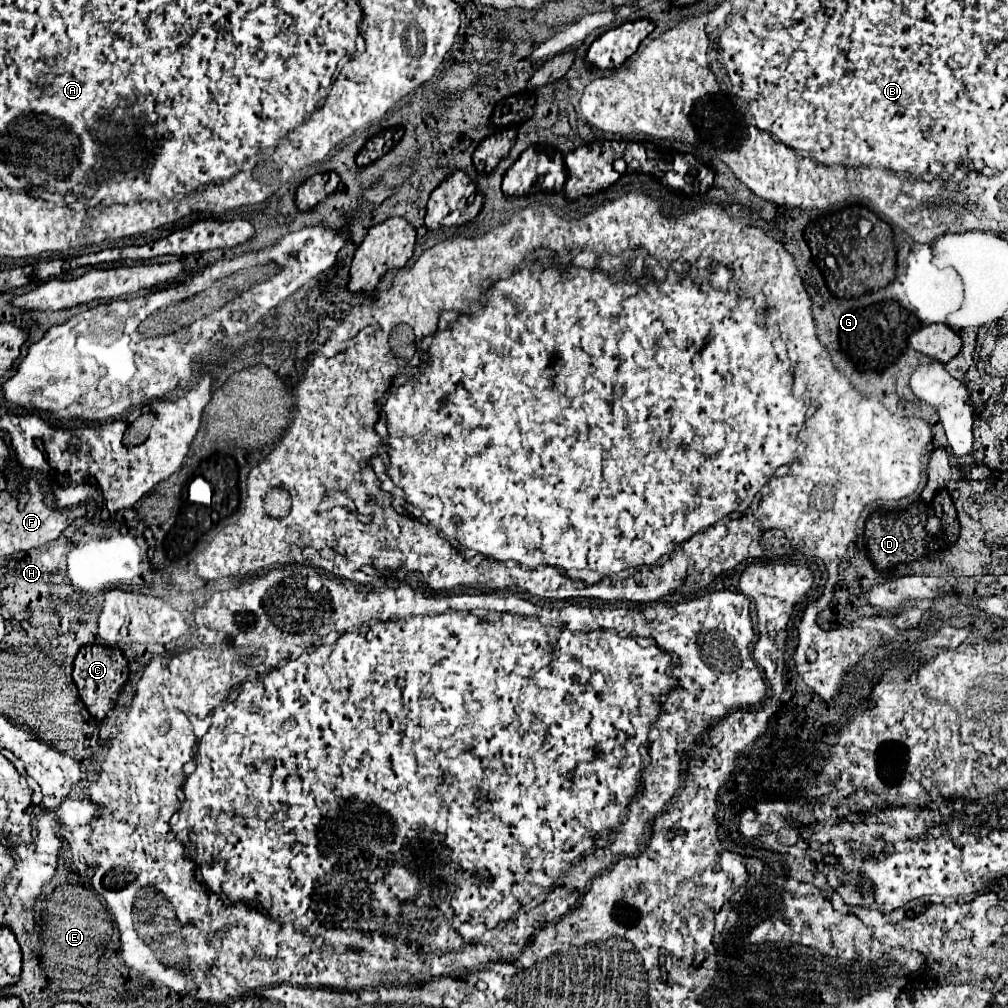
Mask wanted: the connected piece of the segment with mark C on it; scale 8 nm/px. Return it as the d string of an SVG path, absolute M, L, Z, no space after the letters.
M84 646L78 656L74 658L74 682L78 686L80 698L86 704L88 712L102 722L108 712L116 706L116 700L124 688L124 684L128 682L130 670L128 670L128 660L124 658L122 650L118 648L106 648L106 646Z

